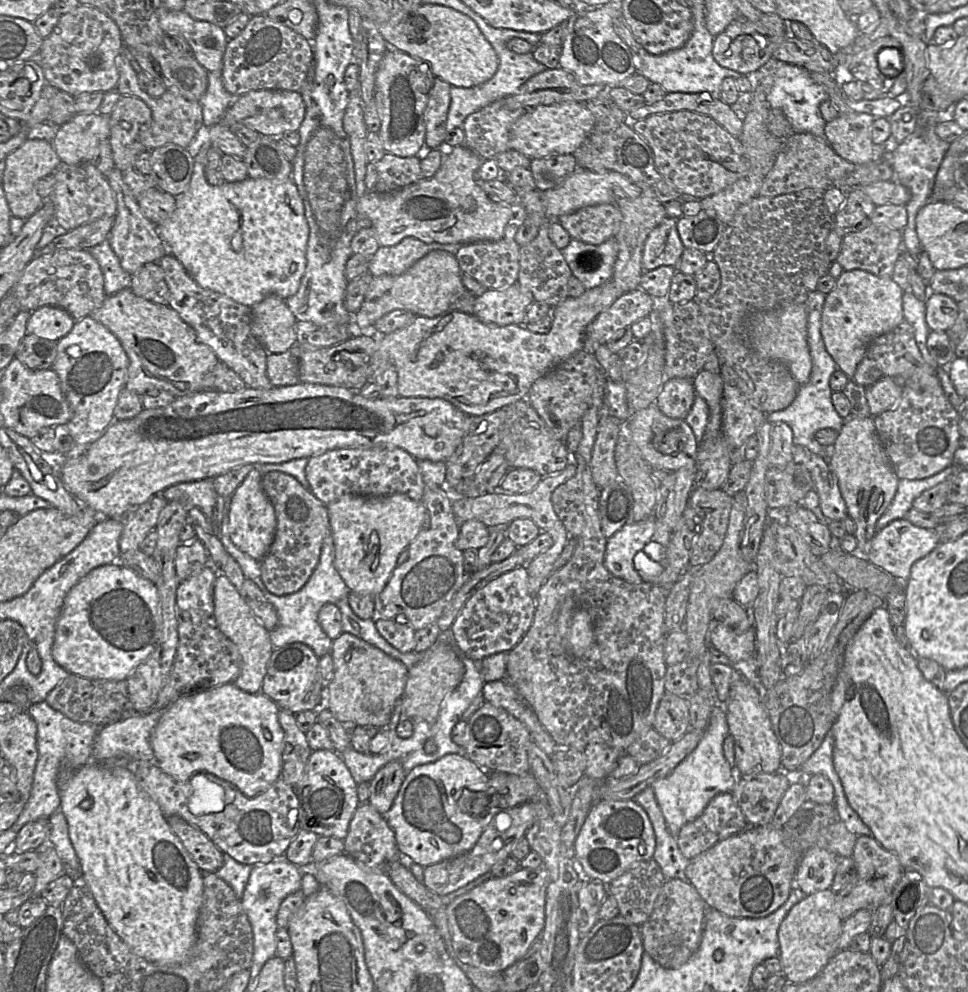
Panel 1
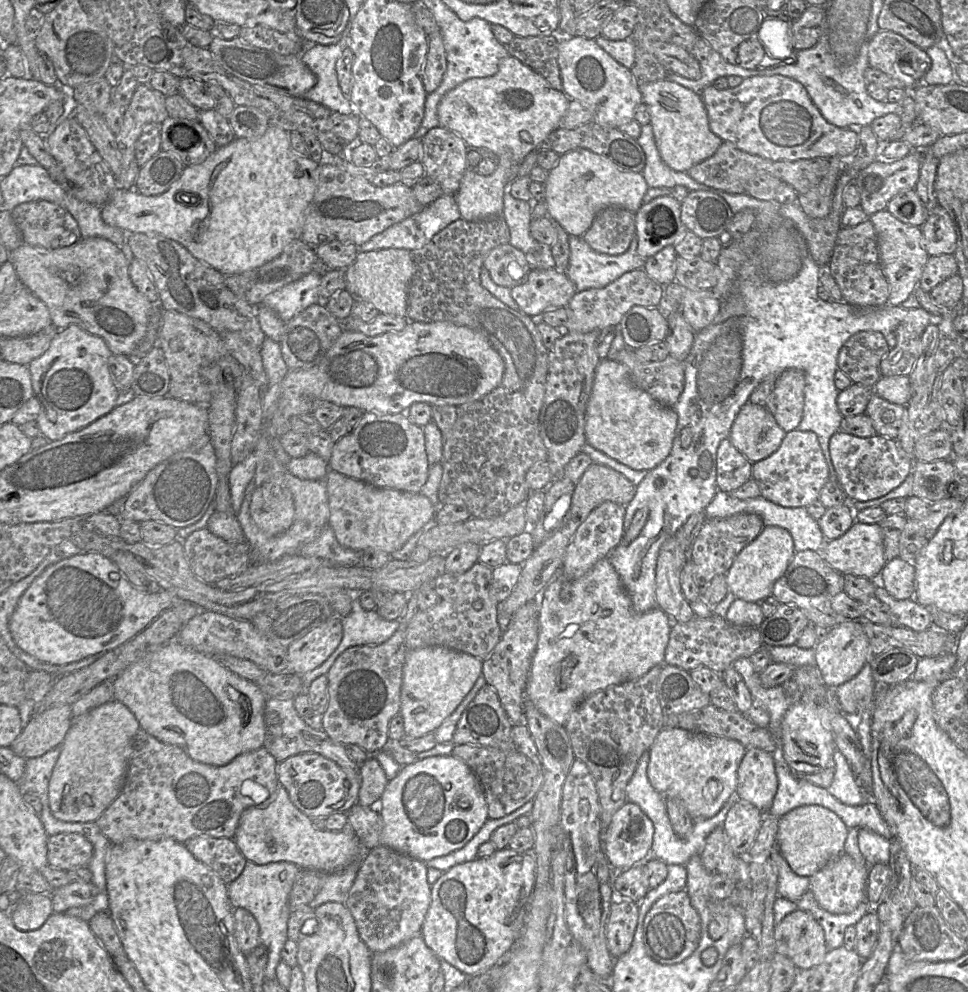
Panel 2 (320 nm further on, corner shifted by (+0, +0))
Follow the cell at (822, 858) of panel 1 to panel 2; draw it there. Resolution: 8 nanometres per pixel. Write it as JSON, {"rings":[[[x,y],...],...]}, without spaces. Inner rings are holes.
{"rings":[[[803,805],[778,819],[776,849],[798,877],[810,880],[818,871],[844,853],[849,829],[830,810],[819,805]]]}

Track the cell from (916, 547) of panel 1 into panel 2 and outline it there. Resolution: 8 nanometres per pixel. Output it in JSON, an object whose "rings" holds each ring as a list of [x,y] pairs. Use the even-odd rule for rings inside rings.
{"rings":[[[855,522],[841,537],[826,541],[820,552],[828,565],[841,574],[851,574],[877,580],[887,560],[884,553],[882,530],[878,524]]]}

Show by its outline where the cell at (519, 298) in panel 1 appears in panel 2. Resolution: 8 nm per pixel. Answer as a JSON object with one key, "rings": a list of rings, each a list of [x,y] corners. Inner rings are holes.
{"rings":[[[555,267],[548,269],[531,269],[526,280],[511,288],[511,296],[522,313],[537,319],[548,309],[566,307],[576,294],[576,288],[566,273],[561,273]]]}

